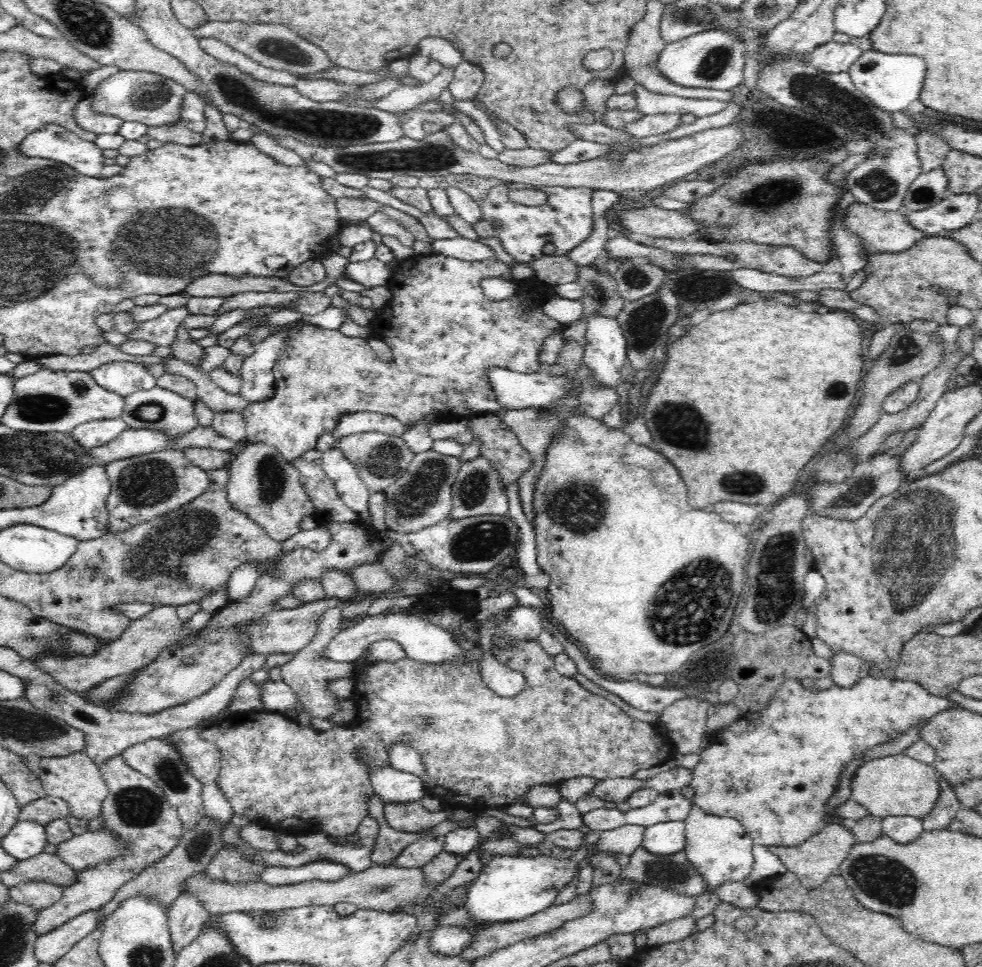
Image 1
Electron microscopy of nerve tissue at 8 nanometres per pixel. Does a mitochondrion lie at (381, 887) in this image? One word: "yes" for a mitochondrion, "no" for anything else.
yes

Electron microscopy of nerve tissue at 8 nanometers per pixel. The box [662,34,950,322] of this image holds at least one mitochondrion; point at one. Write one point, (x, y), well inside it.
(824, 93)

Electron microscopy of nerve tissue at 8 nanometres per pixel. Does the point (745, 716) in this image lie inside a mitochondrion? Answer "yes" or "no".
no

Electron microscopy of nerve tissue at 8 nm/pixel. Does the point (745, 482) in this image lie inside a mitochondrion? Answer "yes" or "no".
yes

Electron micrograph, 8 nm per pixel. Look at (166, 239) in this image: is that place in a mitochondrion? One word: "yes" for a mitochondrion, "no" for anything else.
yes

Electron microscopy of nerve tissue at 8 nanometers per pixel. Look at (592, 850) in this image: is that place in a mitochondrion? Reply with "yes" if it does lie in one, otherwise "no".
no

